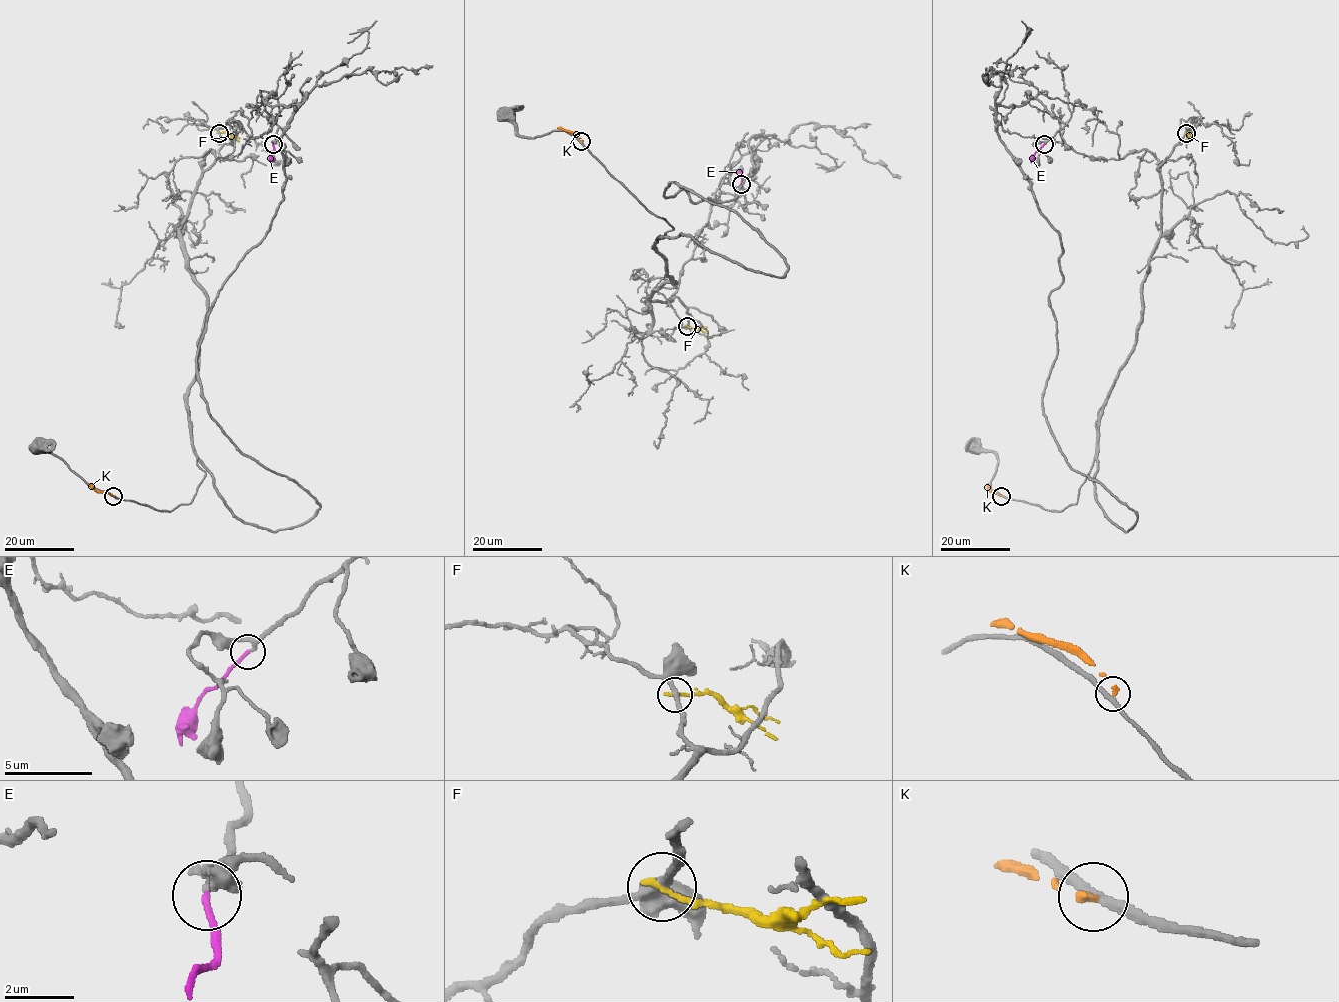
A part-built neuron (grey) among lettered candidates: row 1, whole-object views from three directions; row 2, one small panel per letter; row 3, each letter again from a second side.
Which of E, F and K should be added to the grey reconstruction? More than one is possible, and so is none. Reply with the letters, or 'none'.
E

